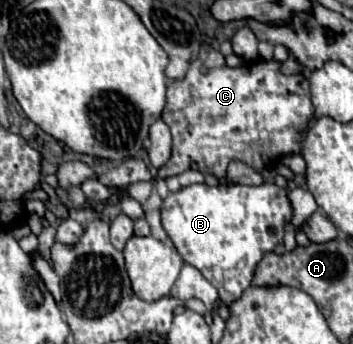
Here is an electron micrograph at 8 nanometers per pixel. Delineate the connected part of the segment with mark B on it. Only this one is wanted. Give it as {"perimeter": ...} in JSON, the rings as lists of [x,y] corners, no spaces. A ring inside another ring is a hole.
{"perimeter":[[[268,182],[260,186],[190,184],[178,192],[170,192],[162,202],[162,226],[166,234],[182,260],[198,268],[218,290],[218,314],[222,320],[230,318],[232,302],[250,286],[252,270],[256,270],[260,258],[278,244],[284,244],[284,226],[292,220],[292,214],[288,188]]]}

